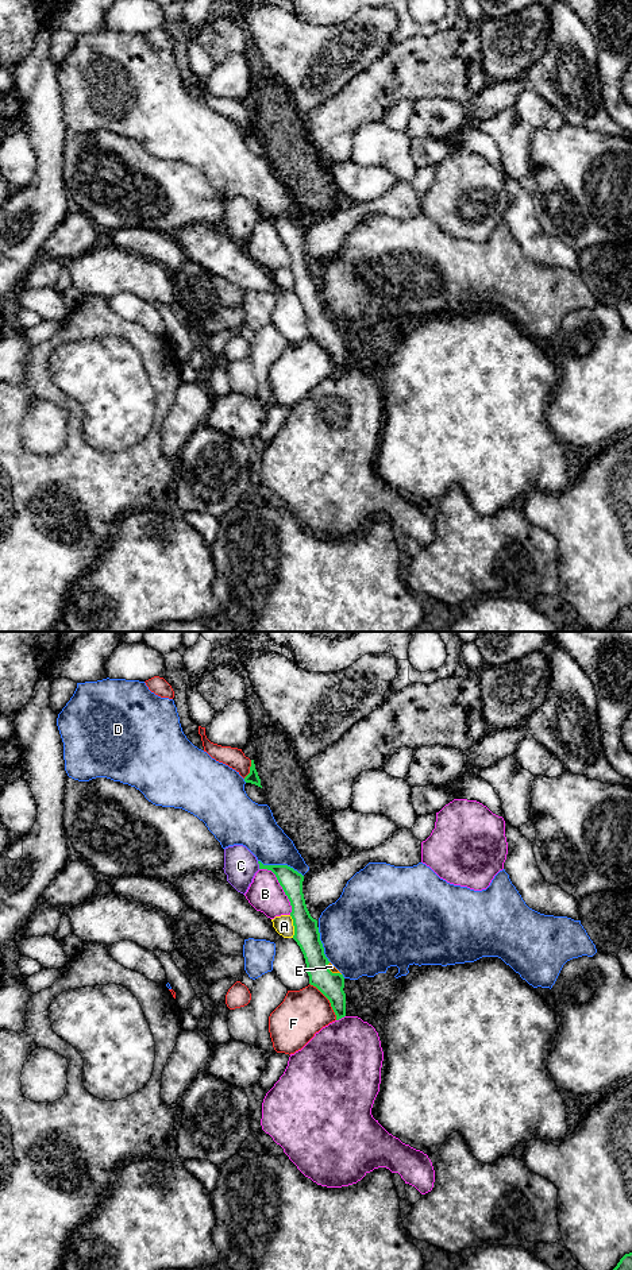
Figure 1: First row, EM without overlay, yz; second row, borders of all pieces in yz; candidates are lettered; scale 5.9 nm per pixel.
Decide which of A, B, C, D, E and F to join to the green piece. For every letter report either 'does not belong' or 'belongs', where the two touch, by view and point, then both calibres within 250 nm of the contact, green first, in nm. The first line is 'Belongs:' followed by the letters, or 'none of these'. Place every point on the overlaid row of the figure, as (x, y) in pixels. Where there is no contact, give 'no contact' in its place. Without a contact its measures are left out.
Belongs: none of these
A: does not belong; meets green in yz at (293, 925); 150 nm thick on the green side, 110 nm on the other
B: does not belong; meets green in yz at (281, 886); 140 nm thick on the green side, 200 nm on the other
C: does not belong; meets green in yz at (259, 865); 140 nm thick on the green side, 200 nm on the other
D: does not belong; meets green in yz at (281, 865); 140 nm thick on the green side, 240 nm on the other
E: does not belong; meets green in yz at (331, 972); 150 nm thick on the green side, 40 nm on the other
F: does not belong; meets green in yz at (328, 999); 150 nm thick on the green side, 280 nm on the other

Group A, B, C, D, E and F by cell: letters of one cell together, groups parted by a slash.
A / B / C / D / E / F

